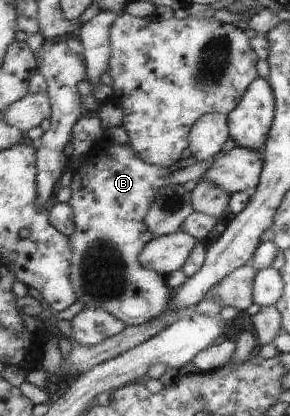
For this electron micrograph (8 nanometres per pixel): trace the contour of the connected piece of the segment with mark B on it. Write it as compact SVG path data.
M106 135L104 140L97 141L92 149L85 155L83 164L79 166L72 177L72 195L69 199L70 205L74 208L74 219L76 221L77 232L70 236L72 241L71 245L73 248L73 258L72 258L72 281L76 287L76 293L79 297L78 301L83 302L84 308L104 308L108 310L112 315L115 315L118 319L121 319L128 326L140 326L144 323L149 323L152 319L155 319L158 315L161 315L169 307L169 303L173 301L174 291L170 288L166 276L153 269L147 269L147 267L141 265L140 257L143 253L143 249L155 239L155 235L149 231L147 223L145 223L145 217L147 213L151 211L151 205L157 197L157 193L161 189L165 189L167 185L175 185L173 180L169 178L170 174L173 173L173 169L167 169L167 167L161 167L159 165L151 165L147 161L143 161L141 157L137 157L137 153L133 151L133 147L129 143L123 145L118 144L115 141L109 139Z

